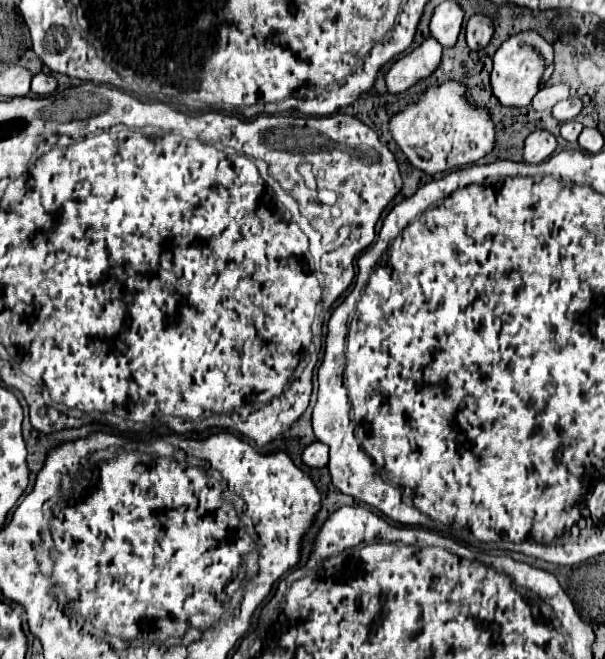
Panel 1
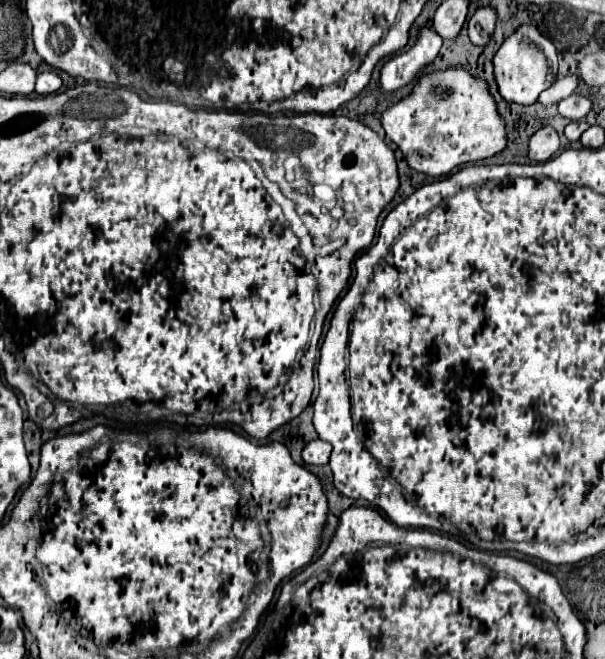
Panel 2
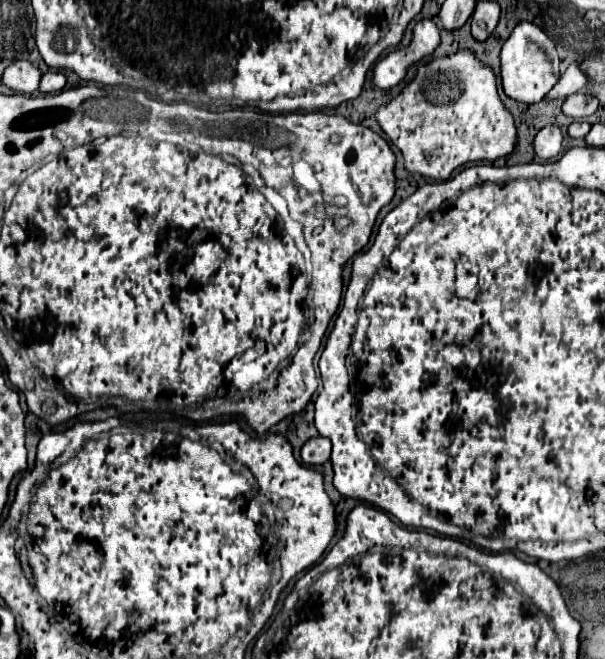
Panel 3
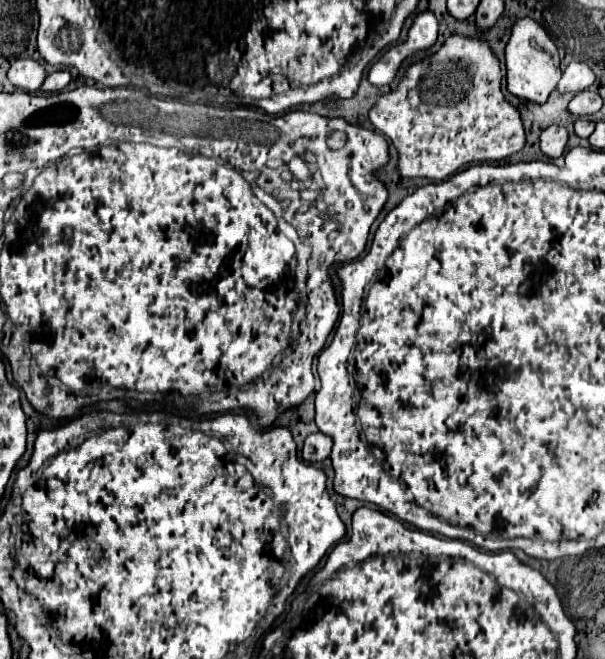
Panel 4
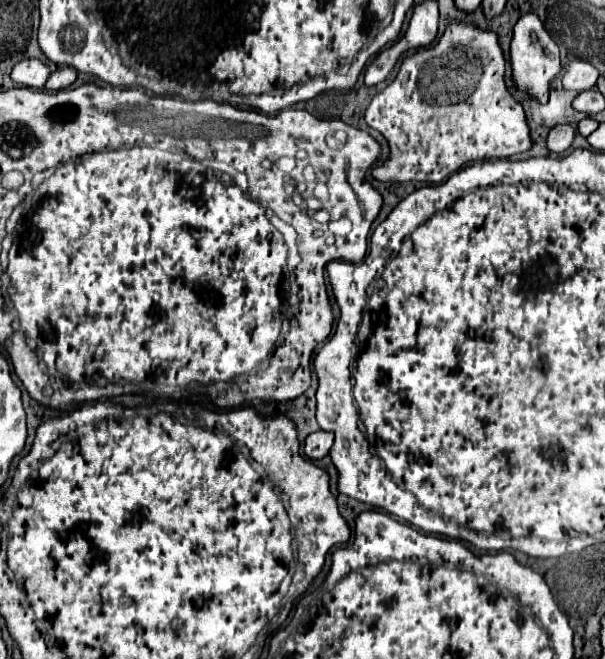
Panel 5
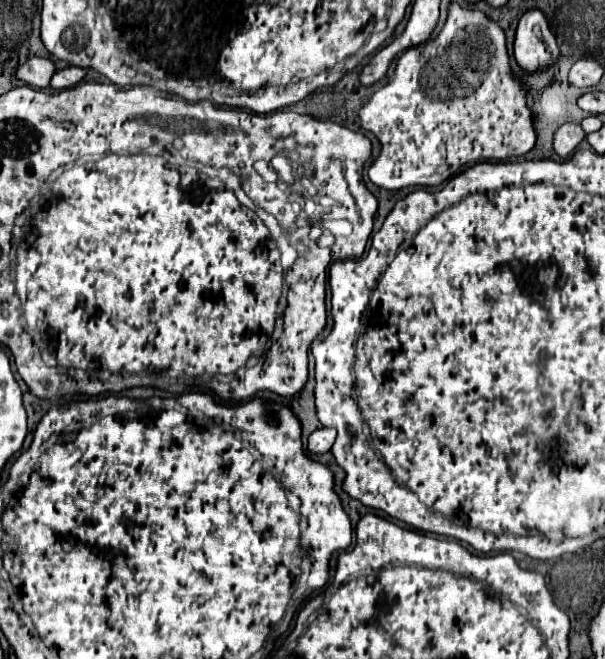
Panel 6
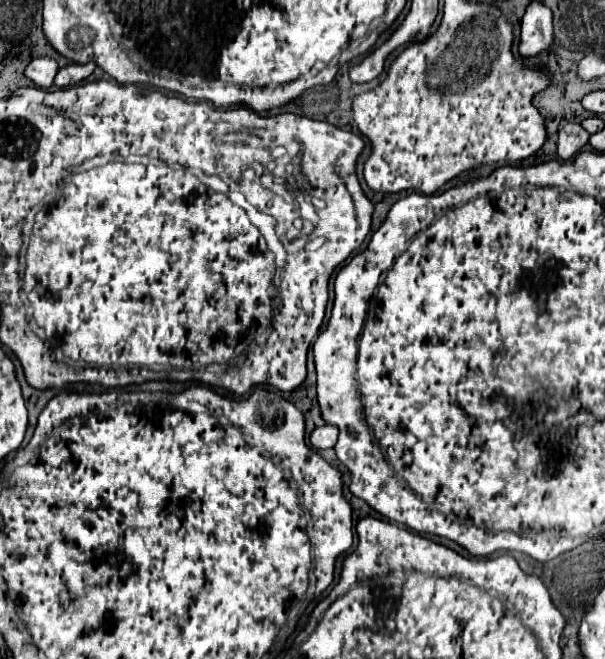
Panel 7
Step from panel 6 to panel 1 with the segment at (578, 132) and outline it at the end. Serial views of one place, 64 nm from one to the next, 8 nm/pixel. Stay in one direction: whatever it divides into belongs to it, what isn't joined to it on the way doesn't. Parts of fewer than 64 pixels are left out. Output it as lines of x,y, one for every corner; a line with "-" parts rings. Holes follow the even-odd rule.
534,130
528,138
526,138
526,146
524,146
524,160
530,164
536,162
544,162
546,158
552,156
552,152
556,150
556,138
548,132
548,130

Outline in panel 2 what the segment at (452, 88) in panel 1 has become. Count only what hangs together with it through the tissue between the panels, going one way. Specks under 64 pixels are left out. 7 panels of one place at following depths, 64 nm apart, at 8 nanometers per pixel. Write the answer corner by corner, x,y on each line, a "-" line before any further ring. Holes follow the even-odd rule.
454,66
424,72
414,90
380,116
386,136
402,150
408,166
428,176
446,176
456,166
492,158
506,148
506,122
498,114
494,96
484,78

